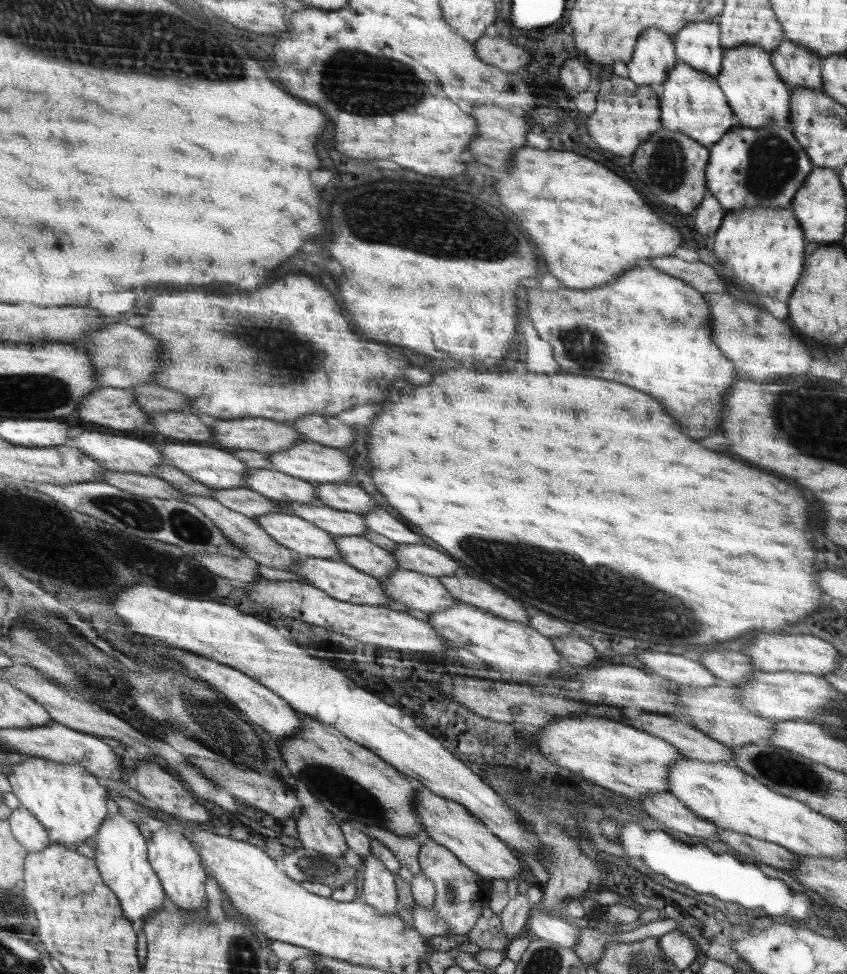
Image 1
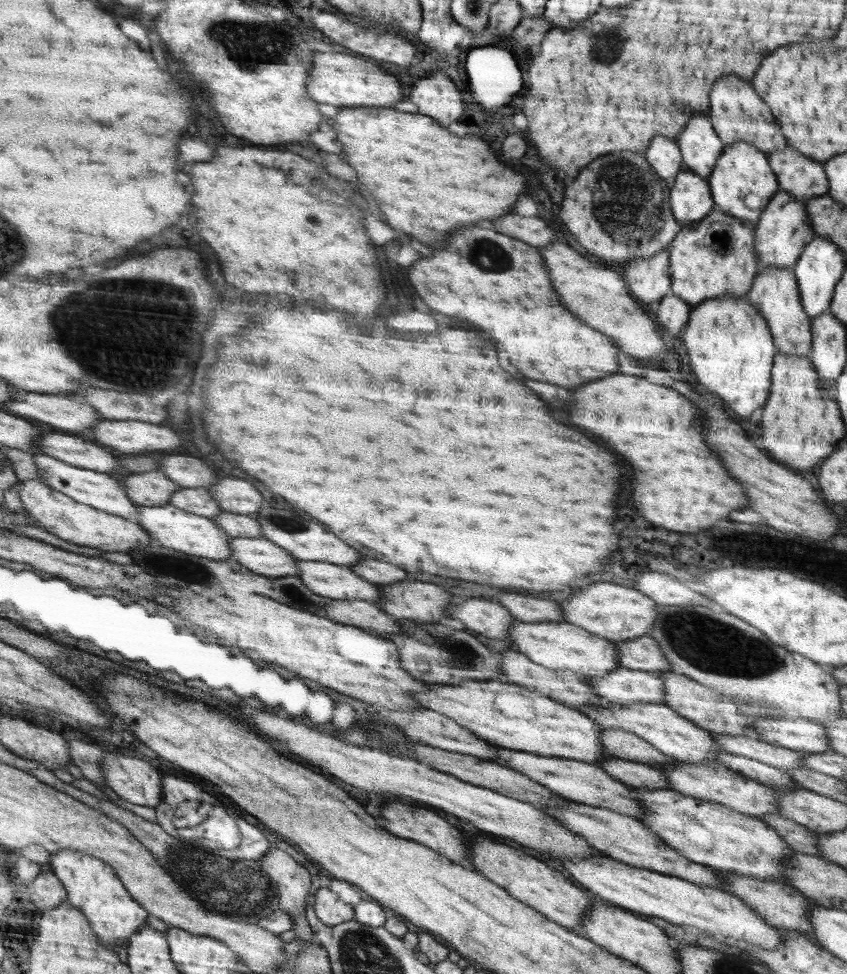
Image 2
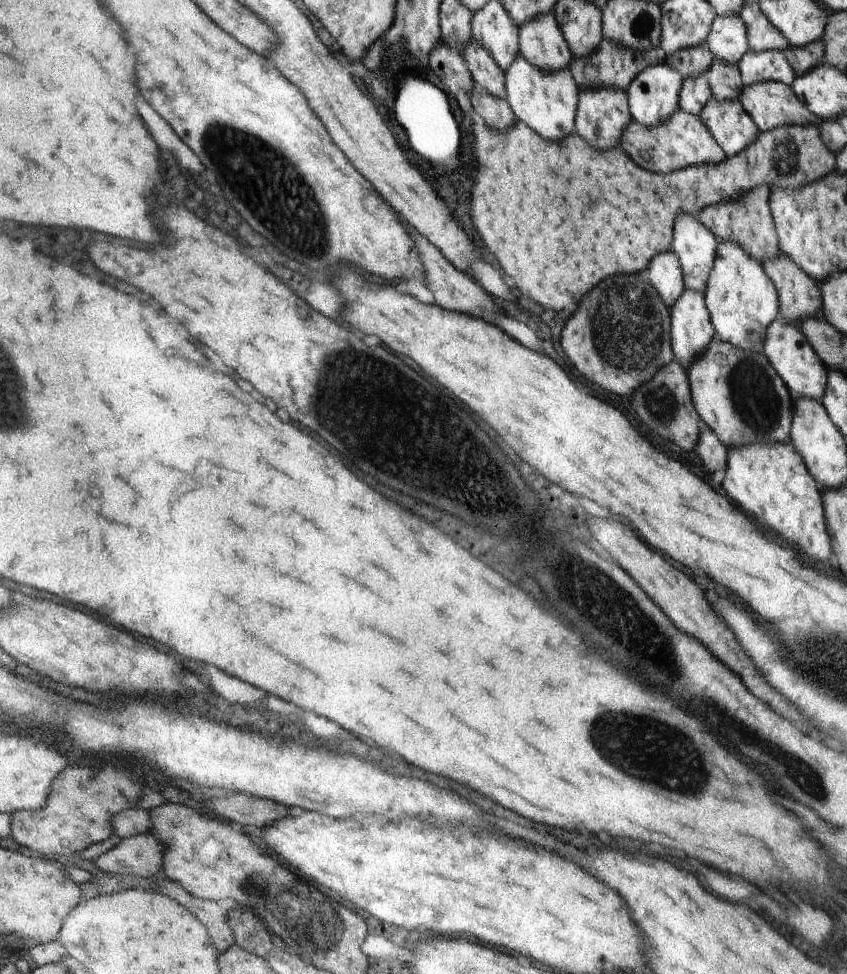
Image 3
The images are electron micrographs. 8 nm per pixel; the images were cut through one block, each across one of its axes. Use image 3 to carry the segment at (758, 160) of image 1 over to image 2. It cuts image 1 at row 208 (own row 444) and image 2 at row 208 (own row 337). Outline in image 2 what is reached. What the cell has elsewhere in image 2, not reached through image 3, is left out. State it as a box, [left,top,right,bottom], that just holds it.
[668,208,758,308]

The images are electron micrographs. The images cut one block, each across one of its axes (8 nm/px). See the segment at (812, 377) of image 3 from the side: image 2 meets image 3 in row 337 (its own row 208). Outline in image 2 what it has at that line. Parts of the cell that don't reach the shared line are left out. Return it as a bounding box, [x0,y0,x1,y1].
[755,190,814,271]

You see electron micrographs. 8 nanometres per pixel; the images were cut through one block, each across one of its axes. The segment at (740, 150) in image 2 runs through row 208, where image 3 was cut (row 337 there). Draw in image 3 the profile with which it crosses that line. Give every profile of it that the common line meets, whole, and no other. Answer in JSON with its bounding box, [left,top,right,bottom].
[703,240,779,352]

